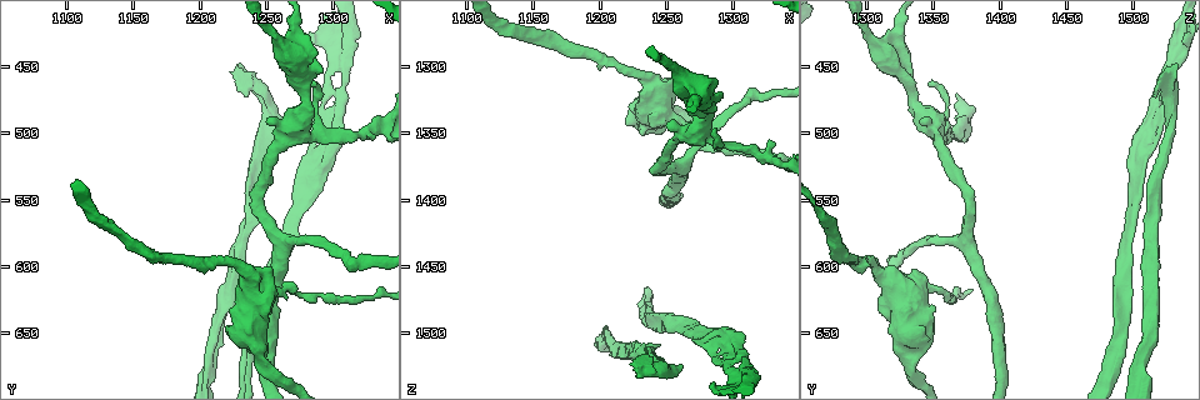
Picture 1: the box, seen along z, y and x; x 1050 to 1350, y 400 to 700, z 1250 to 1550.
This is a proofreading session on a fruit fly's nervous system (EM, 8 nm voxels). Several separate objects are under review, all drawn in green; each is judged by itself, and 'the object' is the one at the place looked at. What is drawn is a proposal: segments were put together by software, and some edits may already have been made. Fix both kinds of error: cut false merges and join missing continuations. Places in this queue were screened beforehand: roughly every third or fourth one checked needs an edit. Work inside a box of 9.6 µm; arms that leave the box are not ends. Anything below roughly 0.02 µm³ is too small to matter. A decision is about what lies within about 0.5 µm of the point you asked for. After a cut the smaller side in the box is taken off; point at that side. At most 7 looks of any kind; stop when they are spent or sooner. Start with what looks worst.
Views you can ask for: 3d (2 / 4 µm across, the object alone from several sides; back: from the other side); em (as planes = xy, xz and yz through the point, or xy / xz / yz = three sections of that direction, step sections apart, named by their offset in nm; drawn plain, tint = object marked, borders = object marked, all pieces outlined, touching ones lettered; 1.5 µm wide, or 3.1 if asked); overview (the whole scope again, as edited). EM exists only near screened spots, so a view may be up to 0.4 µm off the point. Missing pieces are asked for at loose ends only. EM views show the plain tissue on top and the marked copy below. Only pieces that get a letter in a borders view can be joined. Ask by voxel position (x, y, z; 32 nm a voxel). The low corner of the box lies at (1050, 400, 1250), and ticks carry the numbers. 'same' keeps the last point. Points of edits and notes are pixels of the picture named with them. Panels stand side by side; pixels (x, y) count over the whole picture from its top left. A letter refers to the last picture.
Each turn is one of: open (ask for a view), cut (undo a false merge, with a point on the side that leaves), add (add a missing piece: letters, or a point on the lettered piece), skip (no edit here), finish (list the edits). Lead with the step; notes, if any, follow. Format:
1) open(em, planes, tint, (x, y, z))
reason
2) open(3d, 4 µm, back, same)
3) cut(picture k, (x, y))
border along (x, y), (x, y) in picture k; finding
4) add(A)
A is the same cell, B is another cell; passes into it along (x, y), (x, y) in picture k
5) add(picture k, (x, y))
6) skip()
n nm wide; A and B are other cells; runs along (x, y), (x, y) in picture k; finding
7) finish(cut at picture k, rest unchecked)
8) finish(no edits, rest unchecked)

open(3d, 2 µm, (1228, 450, 1534))
branch stops here

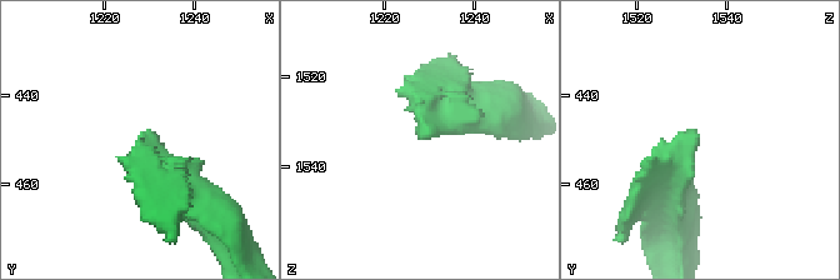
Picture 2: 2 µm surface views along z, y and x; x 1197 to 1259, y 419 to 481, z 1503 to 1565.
open(em, planes, borders, (1229, 449, 1535))
need the tissue

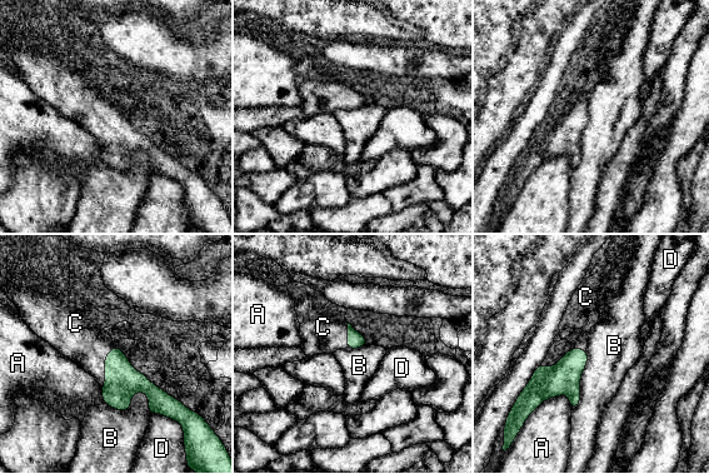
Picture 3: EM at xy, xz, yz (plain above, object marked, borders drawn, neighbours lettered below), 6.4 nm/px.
add(C)
C is the same cell, A, B and D are other cells; passes into it along (123, 380), (105, 365), (81, 335) in picture 3; the cell continues

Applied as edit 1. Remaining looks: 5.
open(overview)

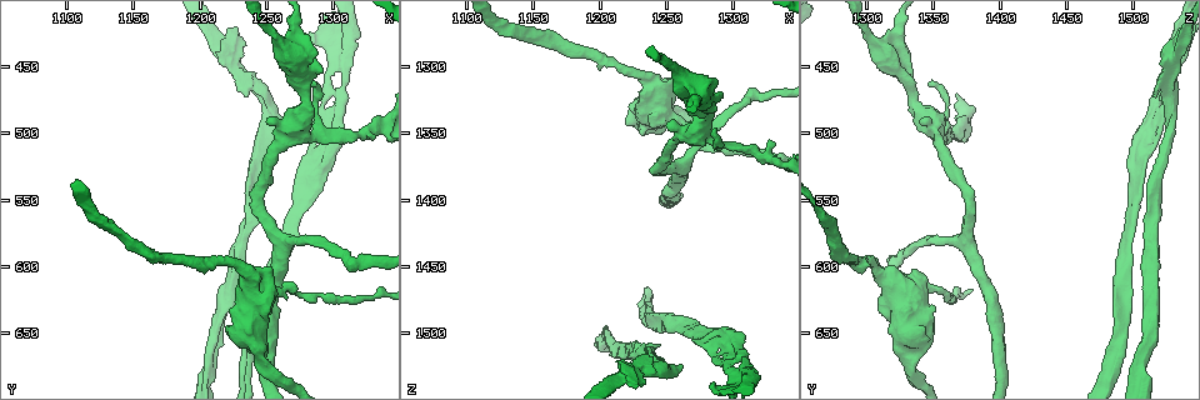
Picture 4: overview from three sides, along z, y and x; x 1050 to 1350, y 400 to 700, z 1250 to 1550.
open(3d, 4 µm, (1276, 500, 1352))
sharp bend

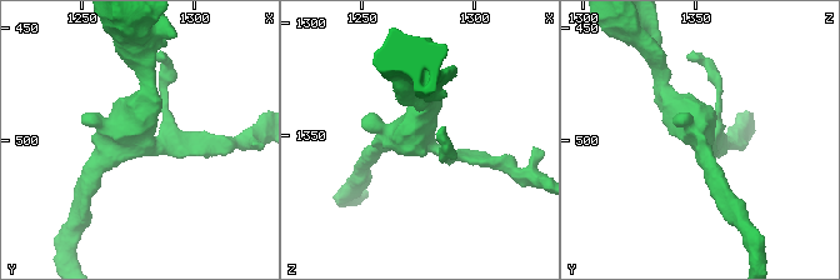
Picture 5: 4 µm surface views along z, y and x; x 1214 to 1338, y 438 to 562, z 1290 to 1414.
open(em, 3.1 µm, xy, step 16, tint, (1278, 500, 1352))
now the EM

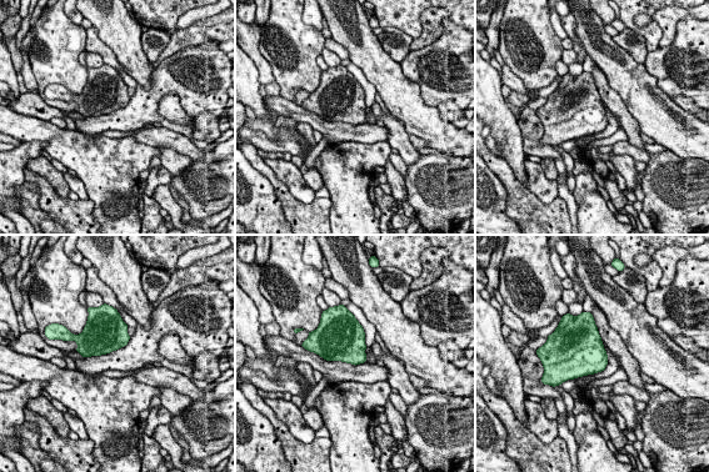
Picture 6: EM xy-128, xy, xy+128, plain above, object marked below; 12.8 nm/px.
open(em, 3.1 µm, xy, step 16, borders, same)

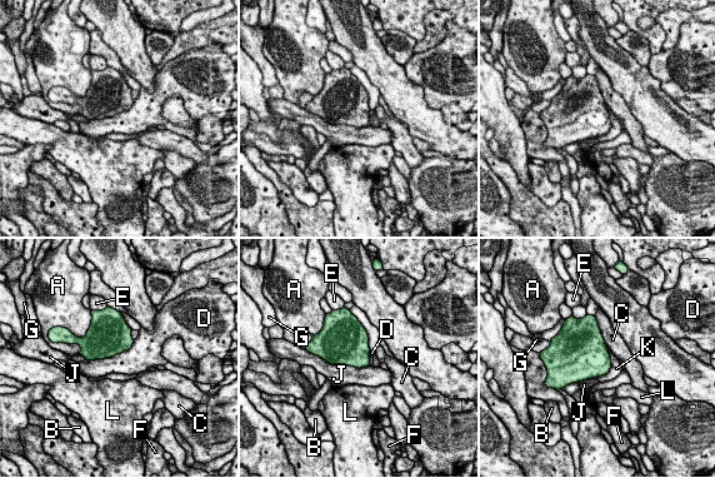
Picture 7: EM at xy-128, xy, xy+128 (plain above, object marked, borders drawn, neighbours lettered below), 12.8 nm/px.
skip()
J touches over 700 nm; A, B, C, D, E, F, G, J, K and L are other cells; border along (354, 315), (366, 332), (370, 350) in picture 7; all the same cell

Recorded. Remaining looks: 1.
open(em, planes, borders, (1310, 442, 1528))
touches itself

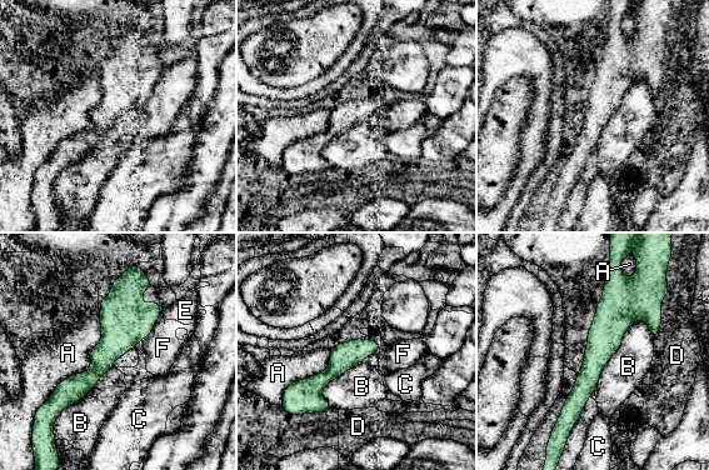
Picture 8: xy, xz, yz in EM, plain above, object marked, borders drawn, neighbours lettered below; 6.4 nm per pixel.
skip()
A, B, C, D, E and F are other cells; border along (645, 321), (625, 331), (593, 391) in picture 8; one cell here

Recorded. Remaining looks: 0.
finish(add at picture 3, rest unchecked)

